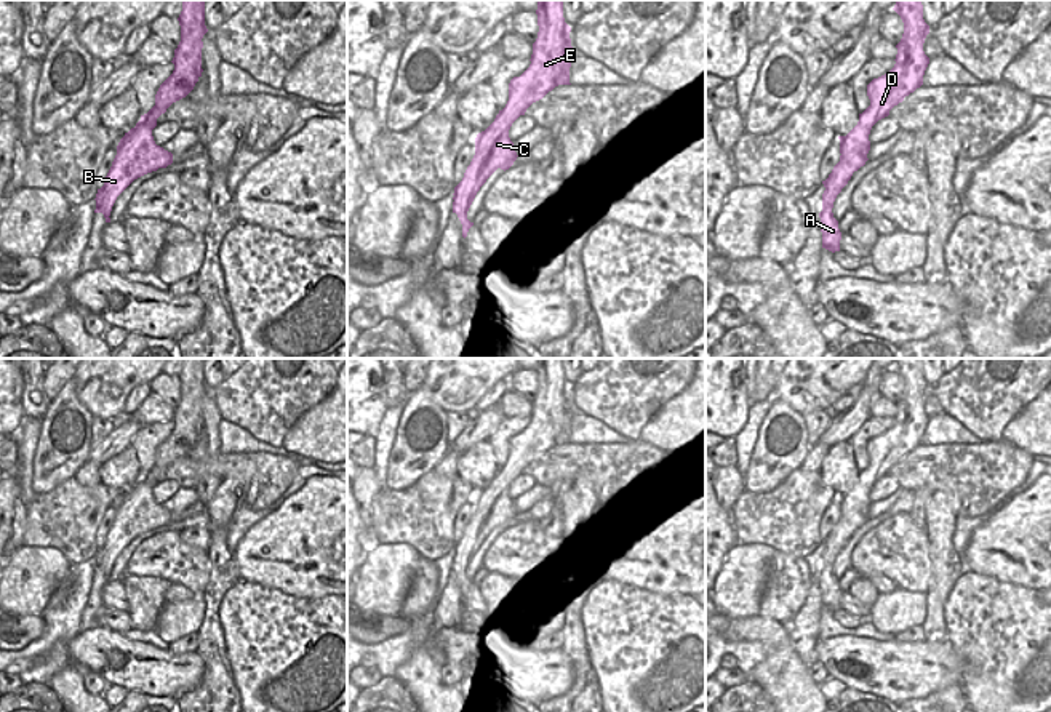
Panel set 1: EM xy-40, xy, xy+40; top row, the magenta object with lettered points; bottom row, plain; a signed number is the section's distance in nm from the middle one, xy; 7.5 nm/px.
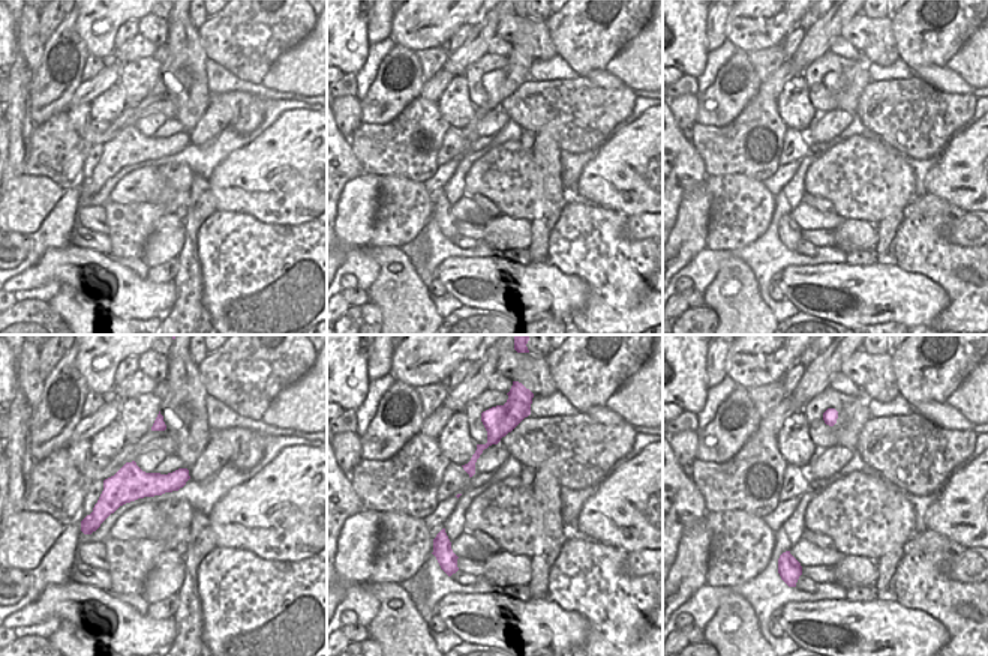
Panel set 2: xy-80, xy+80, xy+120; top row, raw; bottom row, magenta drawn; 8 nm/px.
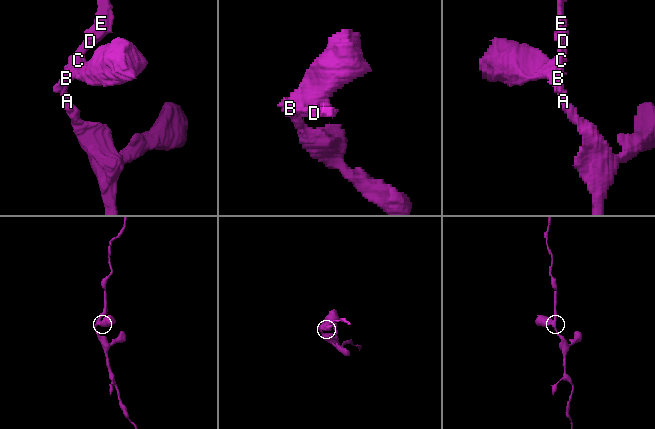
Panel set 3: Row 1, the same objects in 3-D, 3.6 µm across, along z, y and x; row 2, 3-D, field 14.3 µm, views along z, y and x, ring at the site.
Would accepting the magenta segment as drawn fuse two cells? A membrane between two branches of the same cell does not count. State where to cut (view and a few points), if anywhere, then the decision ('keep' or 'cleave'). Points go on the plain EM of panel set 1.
cut none; keep

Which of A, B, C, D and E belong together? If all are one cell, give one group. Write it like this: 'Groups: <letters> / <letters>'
Groups: A B C D E

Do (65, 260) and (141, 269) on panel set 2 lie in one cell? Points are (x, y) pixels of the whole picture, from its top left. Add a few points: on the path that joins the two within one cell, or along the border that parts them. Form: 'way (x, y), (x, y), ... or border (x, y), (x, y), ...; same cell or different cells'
border (117, 260), (146, 278); different cells

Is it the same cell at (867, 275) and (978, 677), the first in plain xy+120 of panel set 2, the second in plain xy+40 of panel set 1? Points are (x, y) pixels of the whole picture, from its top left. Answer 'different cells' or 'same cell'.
different cells

